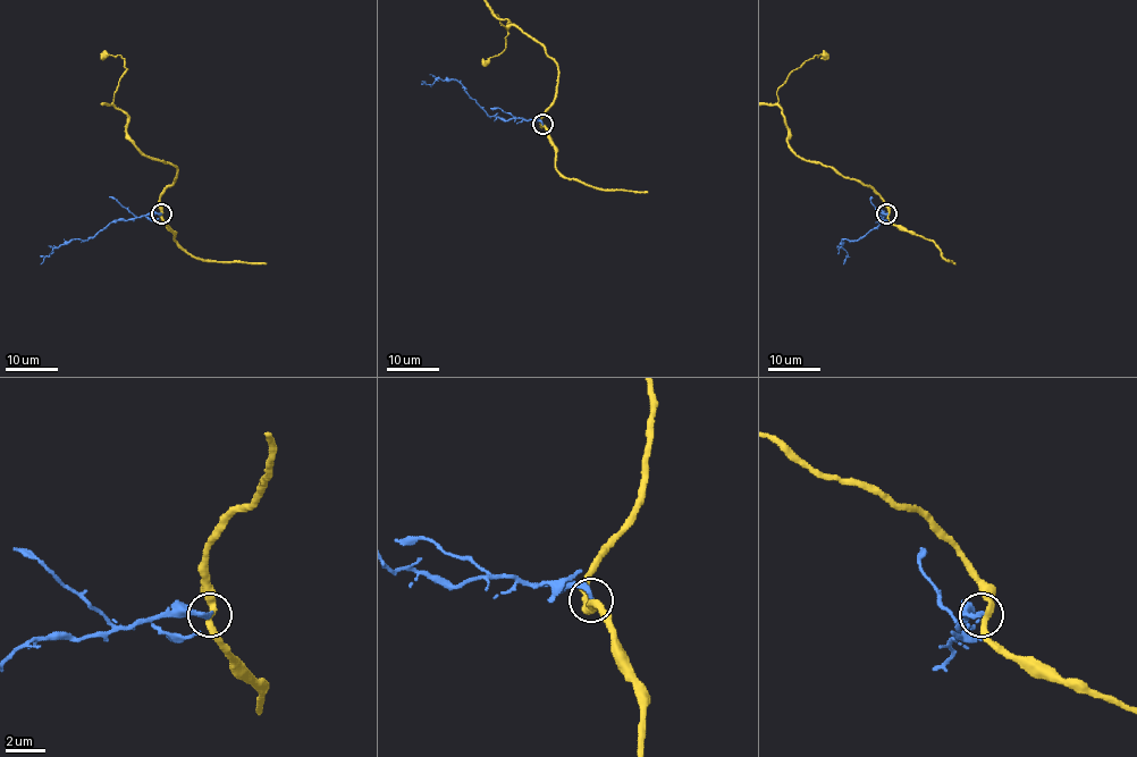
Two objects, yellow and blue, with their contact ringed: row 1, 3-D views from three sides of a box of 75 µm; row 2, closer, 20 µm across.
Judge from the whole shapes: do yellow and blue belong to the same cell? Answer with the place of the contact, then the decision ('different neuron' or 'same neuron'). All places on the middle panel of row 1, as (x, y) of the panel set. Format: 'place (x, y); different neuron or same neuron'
place (542, 124); different neuron

